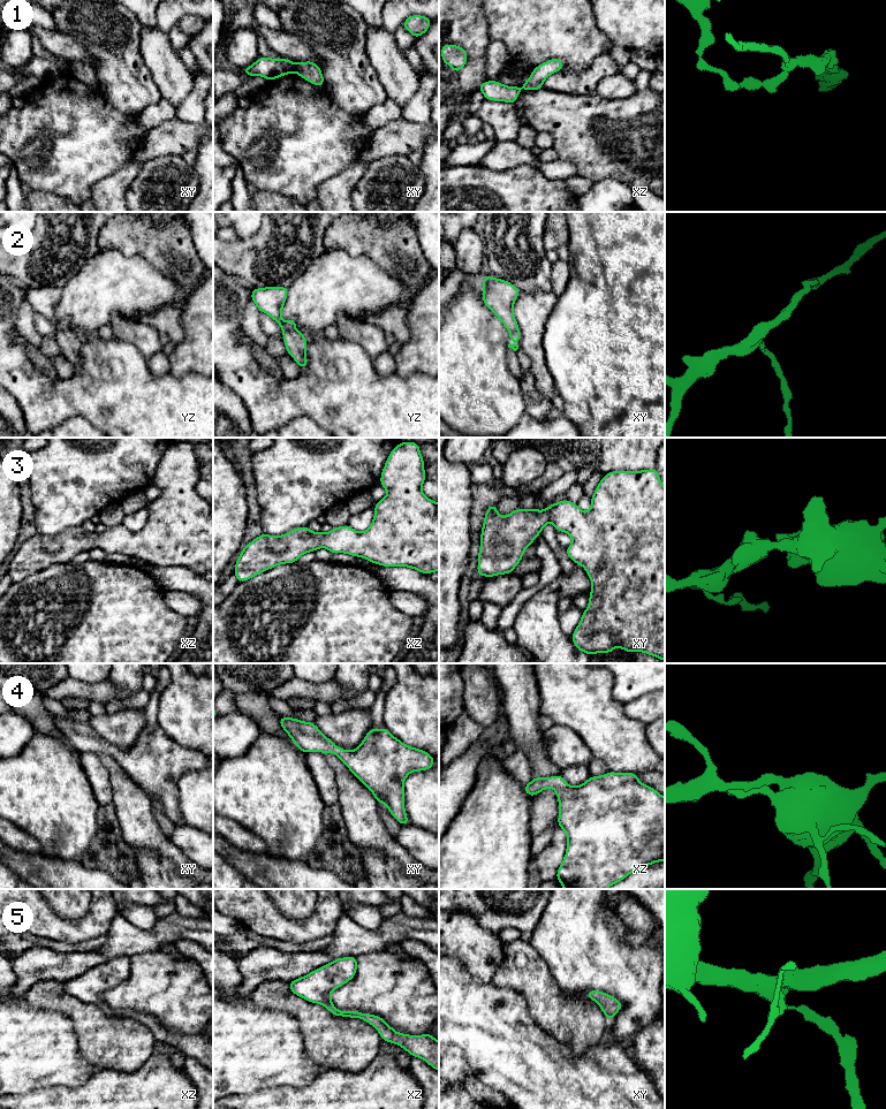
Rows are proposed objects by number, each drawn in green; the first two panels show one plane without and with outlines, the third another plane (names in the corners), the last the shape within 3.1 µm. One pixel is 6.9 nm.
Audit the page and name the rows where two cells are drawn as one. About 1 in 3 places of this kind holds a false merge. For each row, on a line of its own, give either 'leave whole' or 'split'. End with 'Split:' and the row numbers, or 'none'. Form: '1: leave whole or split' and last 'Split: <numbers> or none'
1: split
2: split
3: leave whole
4: leave whole
5: leave whole
Split: 1, 2

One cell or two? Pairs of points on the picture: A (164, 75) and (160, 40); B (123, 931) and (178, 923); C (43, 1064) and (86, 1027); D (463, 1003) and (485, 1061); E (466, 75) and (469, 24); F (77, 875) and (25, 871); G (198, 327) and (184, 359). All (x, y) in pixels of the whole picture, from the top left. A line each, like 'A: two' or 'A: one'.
A: one
B: one
C: two
D: one
E: one
F: one
G: one

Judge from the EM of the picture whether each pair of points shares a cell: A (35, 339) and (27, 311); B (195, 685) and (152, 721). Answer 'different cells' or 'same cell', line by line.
A: same cell
B: different cells

